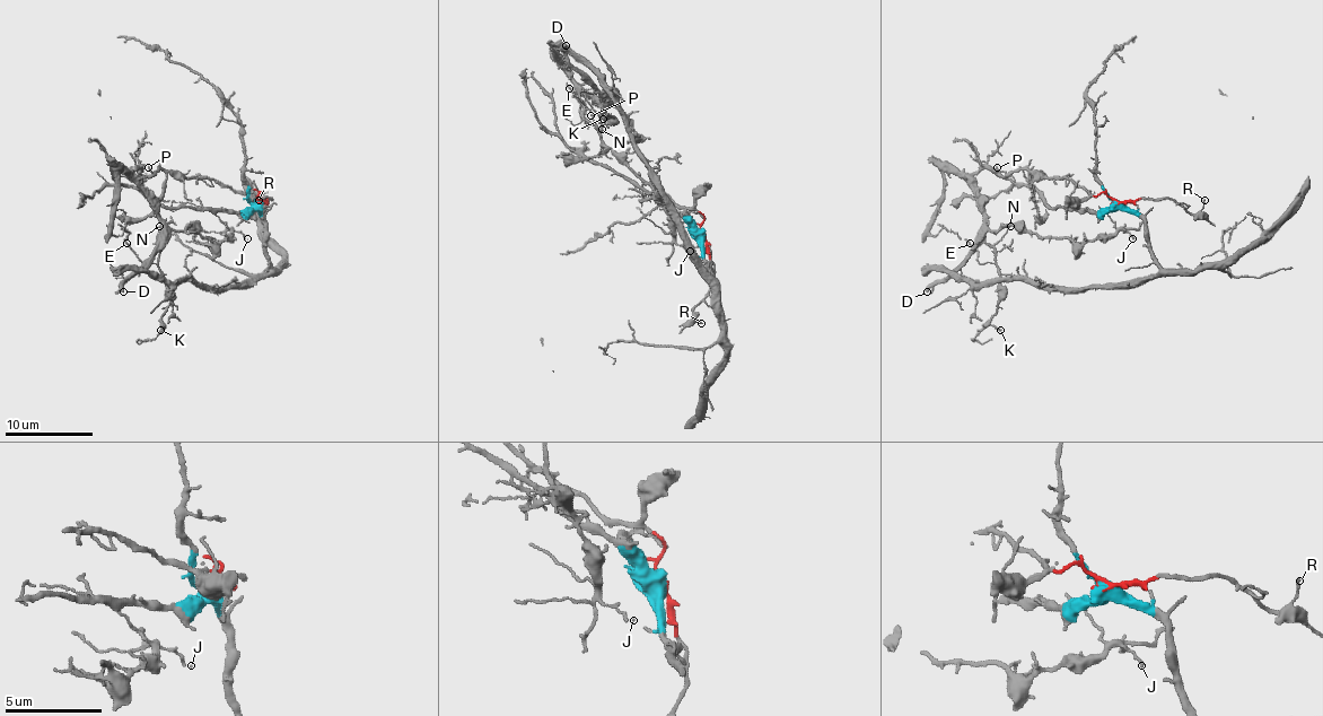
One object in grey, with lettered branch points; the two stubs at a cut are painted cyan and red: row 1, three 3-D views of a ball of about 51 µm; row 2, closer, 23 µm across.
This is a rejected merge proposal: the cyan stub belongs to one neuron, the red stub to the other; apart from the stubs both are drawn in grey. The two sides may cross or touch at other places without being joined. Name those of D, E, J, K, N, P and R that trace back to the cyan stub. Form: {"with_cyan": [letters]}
{"with_cyan": []}

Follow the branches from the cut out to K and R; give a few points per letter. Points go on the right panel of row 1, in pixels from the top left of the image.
K: (1115, 200), (1025, 168), (979, 173), (974, 189), (999, 299), (990, 323), (1001, 330)
R: (1115, 200), (1136, 202), (1168, 198), (1191, 212), (1198, 212), (1203, 200)

